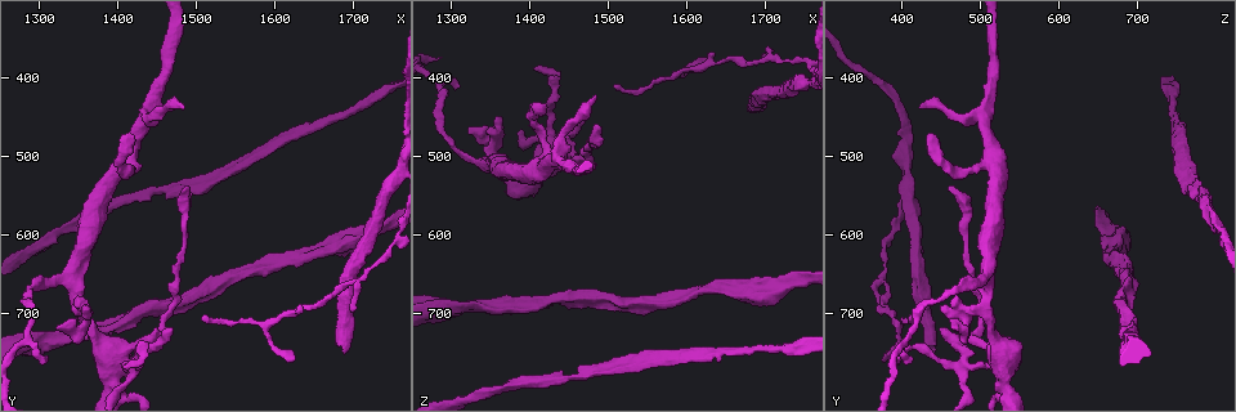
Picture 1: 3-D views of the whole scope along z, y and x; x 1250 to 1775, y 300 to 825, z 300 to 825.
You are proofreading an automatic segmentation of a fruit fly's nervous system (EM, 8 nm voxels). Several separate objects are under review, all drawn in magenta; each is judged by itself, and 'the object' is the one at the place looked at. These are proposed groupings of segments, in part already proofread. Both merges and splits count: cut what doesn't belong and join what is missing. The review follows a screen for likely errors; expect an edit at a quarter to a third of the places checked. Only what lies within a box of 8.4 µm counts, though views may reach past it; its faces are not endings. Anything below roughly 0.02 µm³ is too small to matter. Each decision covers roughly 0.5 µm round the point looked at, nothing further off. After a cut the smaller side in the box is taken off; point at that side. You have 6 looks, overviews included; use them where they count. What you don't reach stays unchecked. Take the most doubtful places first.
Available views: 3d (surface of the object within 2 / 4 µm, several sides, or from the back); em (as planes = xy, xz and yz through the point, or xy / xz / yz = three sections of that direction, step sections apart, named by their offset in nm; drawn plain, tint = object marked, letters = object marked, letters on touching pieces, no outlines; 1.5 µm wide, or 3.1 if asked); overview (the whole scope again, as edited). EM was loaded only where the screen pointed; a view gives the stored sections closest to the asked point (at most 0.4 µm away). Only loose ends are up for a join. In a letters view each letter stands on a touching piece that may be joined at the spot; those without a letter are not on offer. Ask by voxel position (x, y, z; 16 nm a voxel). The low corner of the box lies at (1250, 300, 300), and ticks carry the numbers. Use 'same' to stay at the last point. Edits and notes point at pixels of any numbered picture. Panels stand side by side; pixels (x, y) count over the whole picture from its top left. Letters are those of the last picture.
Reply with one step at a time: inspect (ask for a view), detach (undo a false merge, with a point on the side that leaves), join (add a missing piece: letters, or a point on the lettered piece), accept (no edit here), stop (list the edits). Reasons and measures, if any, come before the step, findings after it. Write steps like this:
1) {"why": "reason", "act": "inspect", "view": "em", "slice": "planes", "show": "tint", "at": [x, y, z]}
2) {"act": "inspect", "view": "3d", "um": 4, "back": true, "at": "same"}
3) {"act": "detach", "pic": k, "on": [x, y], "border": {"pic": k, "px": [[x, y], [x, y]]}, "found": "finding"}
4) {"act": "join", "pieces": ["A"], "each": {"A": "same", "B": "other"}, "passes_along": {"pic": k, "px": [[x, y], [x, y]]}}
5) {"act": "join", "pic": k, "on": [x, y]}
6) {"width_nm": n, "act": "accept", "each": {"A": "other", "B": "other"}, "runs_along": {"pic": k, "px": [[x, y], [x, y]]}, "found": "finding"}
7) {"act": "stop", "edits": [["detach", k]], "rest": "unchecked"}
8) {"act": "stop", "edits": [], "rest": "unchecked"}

{"why": "free end", "act": "inspect", "view": "3d", "um": 2, "at": [1685, 745, 440]}

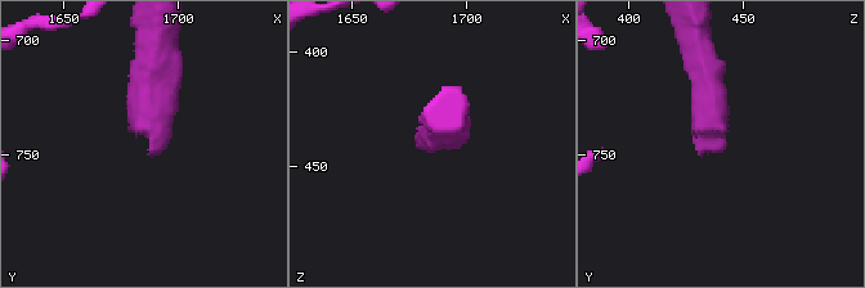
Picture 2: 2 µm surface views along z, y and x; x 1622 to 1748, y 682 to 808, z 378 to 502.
{"why": "now the EM", "act": "inspect", "view": "em", "slice": "planes", "show": "letters", "at": [1687, 745, 442]}

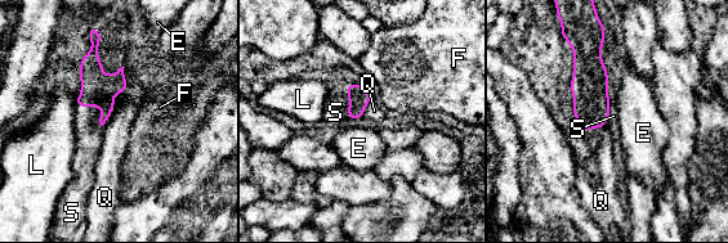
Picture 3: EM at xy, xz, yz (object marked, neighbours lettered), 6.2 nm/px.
{"longest_contact_nm": ["S", 260], "act": "join", "pieces": ["S"], "each": {"E": "other", "F": "other", "L": "other", "Q": "other", "S": "same"}, "passes_along": {"pic": 3, "px": [[93, 80], [99, 117], [89, 133]]}, "found": "the neuron continues"}

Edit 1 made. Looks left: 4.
{"act": "inspect", "view": "overview"}

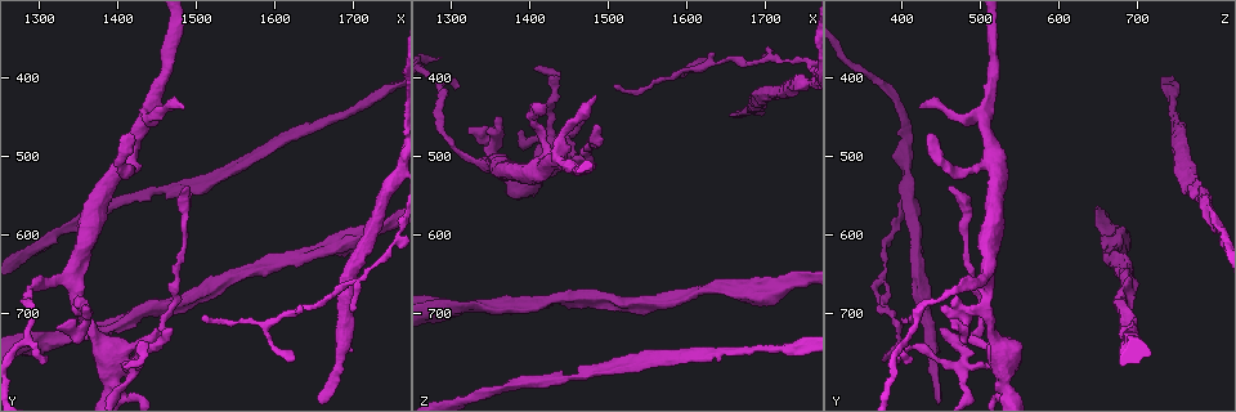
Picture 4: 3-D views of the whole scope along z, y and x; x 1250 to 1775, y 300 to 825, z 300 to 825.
{"why": "two arms in line, one across", "act": "inspect", "view": "em", "slice": "xz", "step": 8, "show": "tint", "at": [1435, 455, 505]}

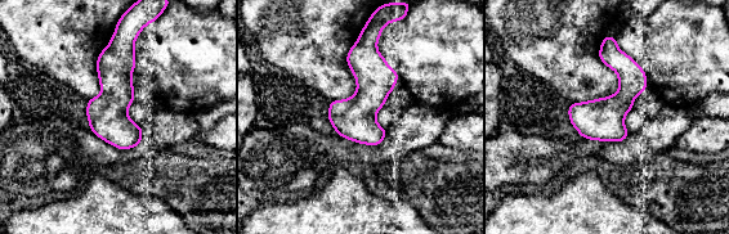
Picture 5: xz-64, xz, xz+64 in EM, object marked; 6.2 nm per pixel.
{"why": "cut it another way", "act": "inspect", "view": "em", "slice": "planes", "show": "letters", "at": "same"}

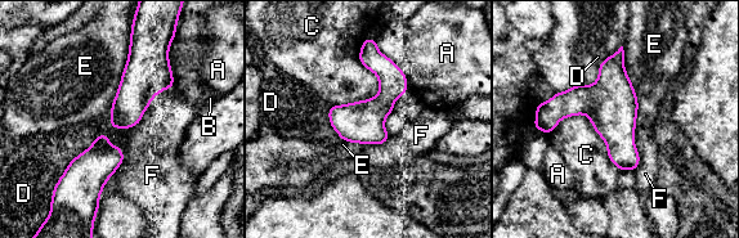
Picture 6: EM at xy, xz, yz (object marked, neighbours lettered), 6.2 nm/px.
{"act": "accept", "each": {"A": "other", "B": "other", "C": "other", "D": "other", "E": "other", "F": "other"}, "border": {"pic": 6, "px": [[366, 39], [377, 93], [331, 106]]}, "found": "one neuron here"}

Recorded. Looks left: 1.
{"act": "stop", "edits": [["join", 3]], "rest": "unchecked"}

